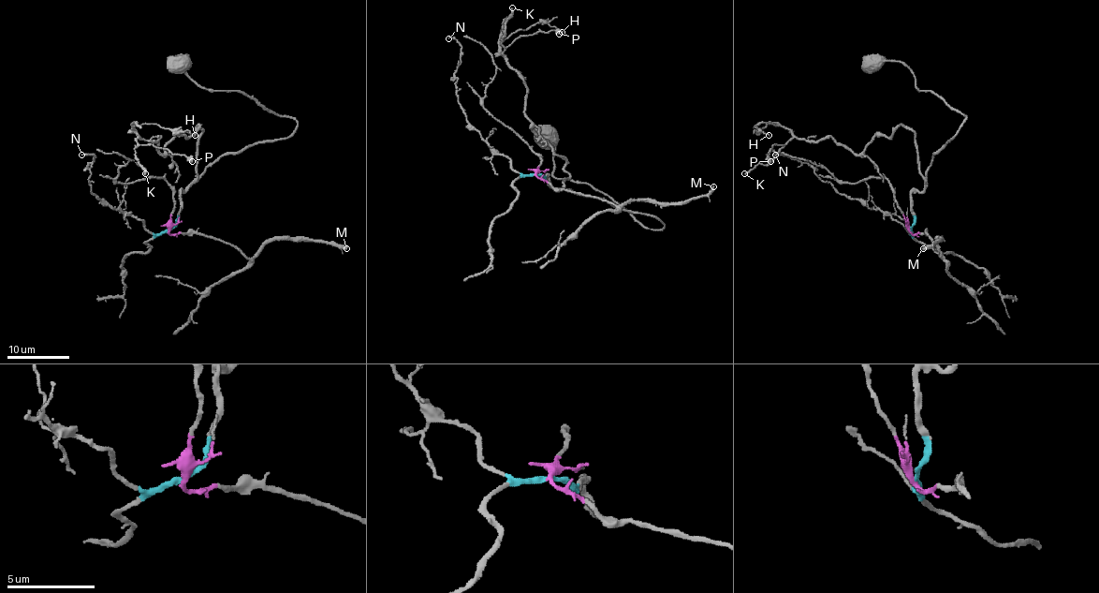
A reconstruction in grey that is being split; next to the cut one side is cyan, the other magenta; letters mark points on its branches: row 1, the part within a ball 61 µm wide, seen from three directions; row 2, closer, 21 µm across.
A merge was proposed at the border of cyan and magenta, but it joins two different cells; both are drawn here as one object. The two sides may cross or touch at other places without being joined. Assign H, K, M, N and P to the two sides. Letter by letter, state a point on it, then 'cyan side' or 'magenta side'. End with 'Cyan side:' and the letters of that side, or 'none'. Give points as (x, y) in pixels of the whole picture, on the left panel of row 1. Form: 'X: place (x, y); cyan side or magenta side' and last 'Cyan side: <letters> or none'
H: place (195, 135); cyan side
K: place (145, 173); cyan side
M: place (346, 248); magenta side
N: place (81, 155); cyan side
P: place (192, 161); cyan side
Cyan side: H, K, N, P

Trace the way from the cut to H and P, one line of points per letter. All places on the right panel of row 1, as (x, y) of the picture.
H: (912, 229), (924, 179), (910, 129), (876, 135), (858, 154), (768, 123), (769, 135)
P: (912, 229), (924, 179), (901, 125), (858, 154), (831, 137), (798, 139), (772, 146), (770, 162)

